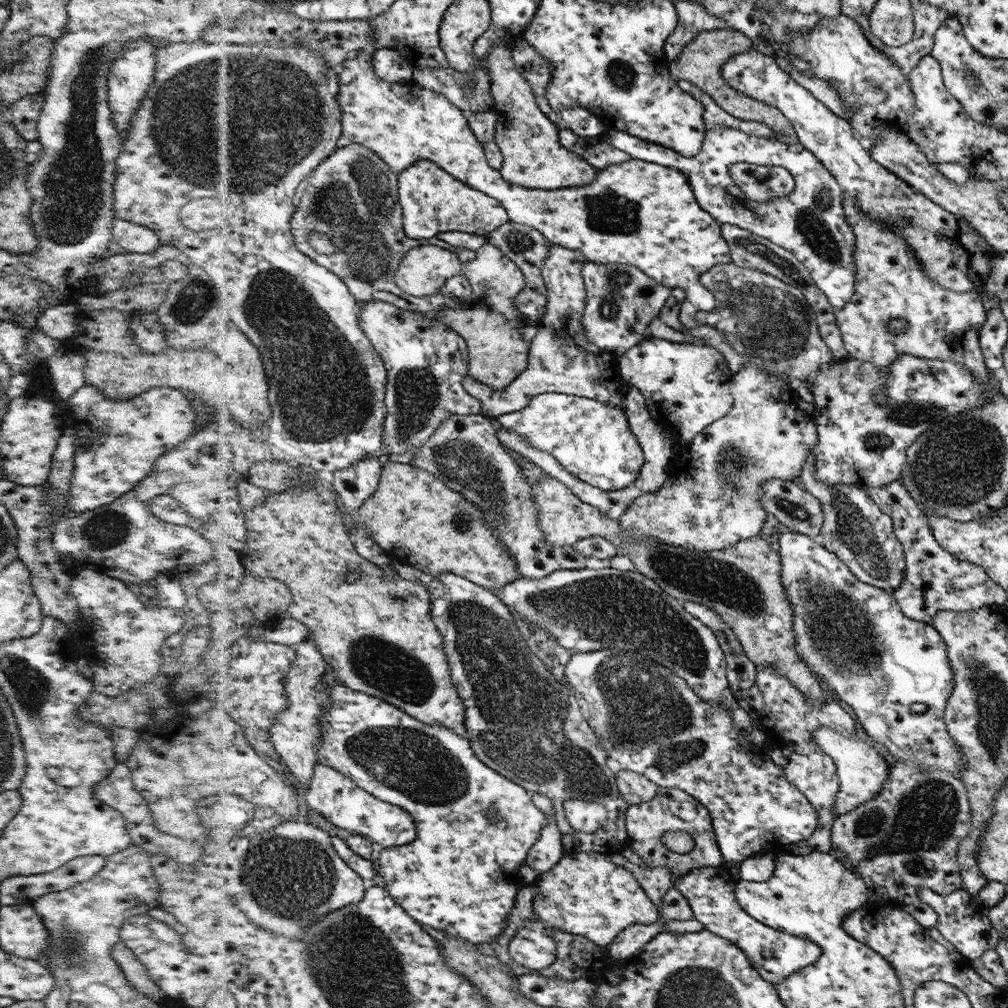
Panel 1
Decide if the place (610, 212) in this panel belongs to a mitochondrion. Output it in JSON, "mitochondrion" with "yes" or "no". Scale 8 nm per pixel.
{"mitochondrion":"yes"}

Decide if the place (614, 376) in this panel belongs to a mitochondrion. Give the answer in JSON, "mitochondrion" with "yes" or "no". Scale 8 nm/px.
{"mitochondrion":"no"}

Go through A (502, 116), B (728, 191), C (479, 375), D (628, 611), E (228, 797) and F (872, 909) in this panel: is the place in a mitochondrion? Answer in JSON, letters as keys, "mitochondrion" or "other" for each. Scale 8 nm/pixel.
{"A":"other","B":"other","C":"other","D":"mitochondrion","E":"other","F":"other"}

